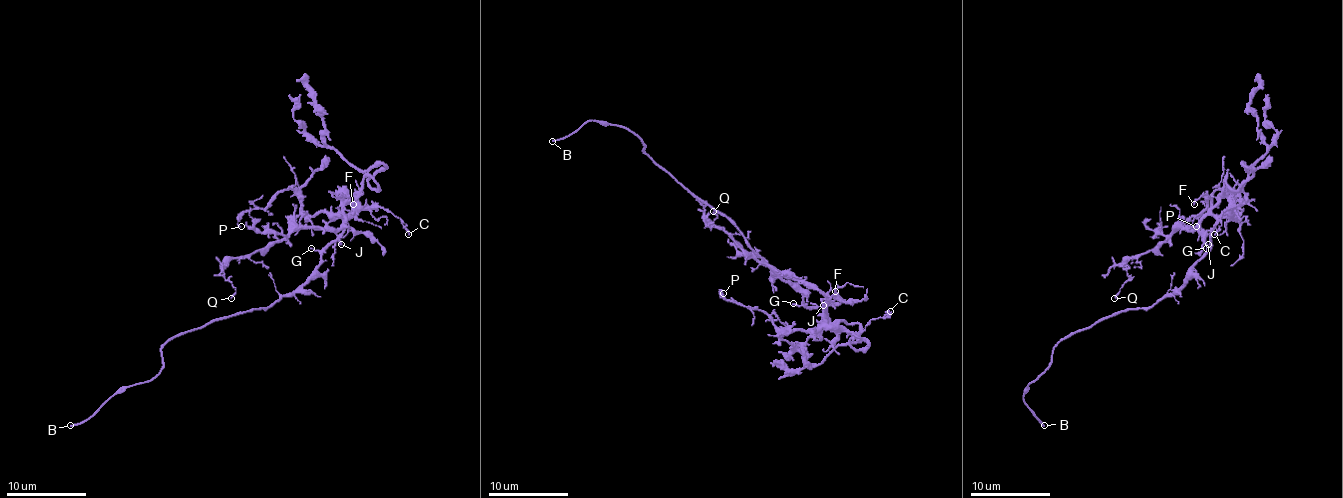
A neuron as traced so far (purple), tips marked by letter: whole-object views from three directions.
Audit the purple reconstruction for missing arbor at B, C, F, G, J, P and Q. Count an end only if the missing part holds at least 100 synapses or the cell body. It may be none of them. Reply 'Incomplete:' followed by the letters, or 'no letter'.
Incomplete: B

